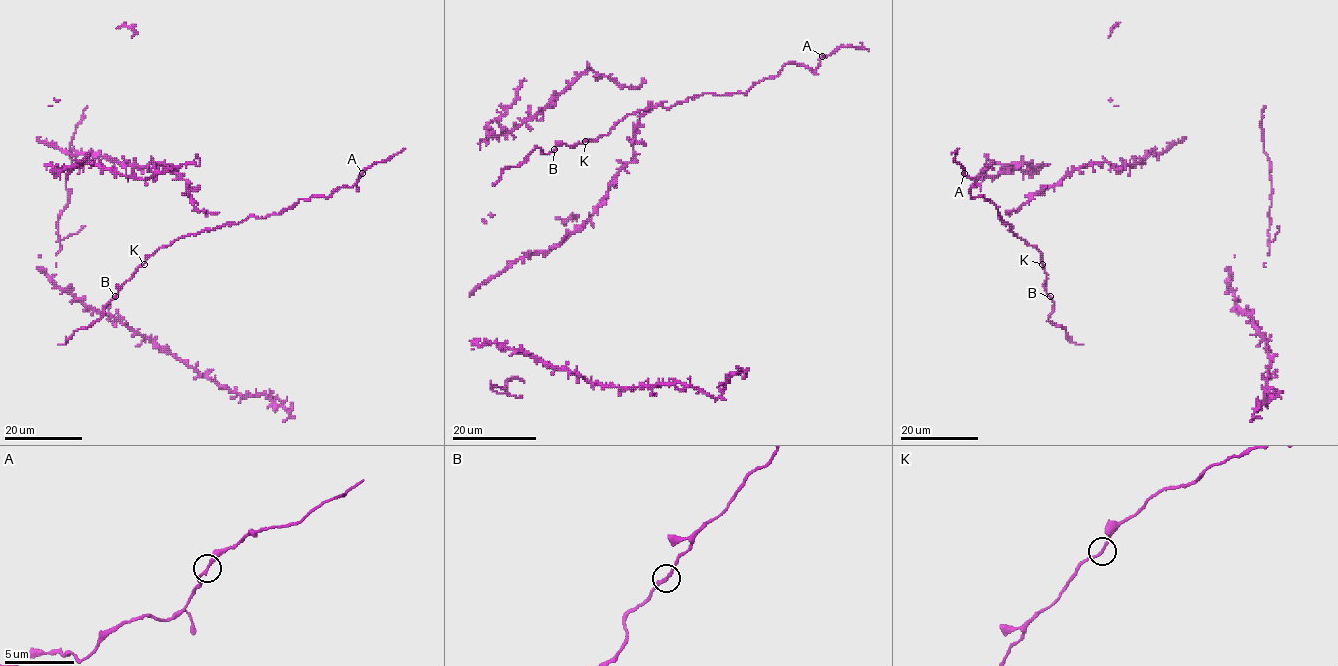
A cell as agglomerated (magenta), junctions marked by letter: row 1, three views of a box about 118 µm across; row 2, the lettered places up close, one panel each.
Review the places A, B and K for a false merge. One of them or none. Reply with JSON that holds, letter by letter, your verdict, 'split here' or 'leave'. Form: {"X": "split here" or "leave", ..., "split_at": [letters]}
{"A": "leave", "B": "leave", "K": "leave", "split_at": []}

